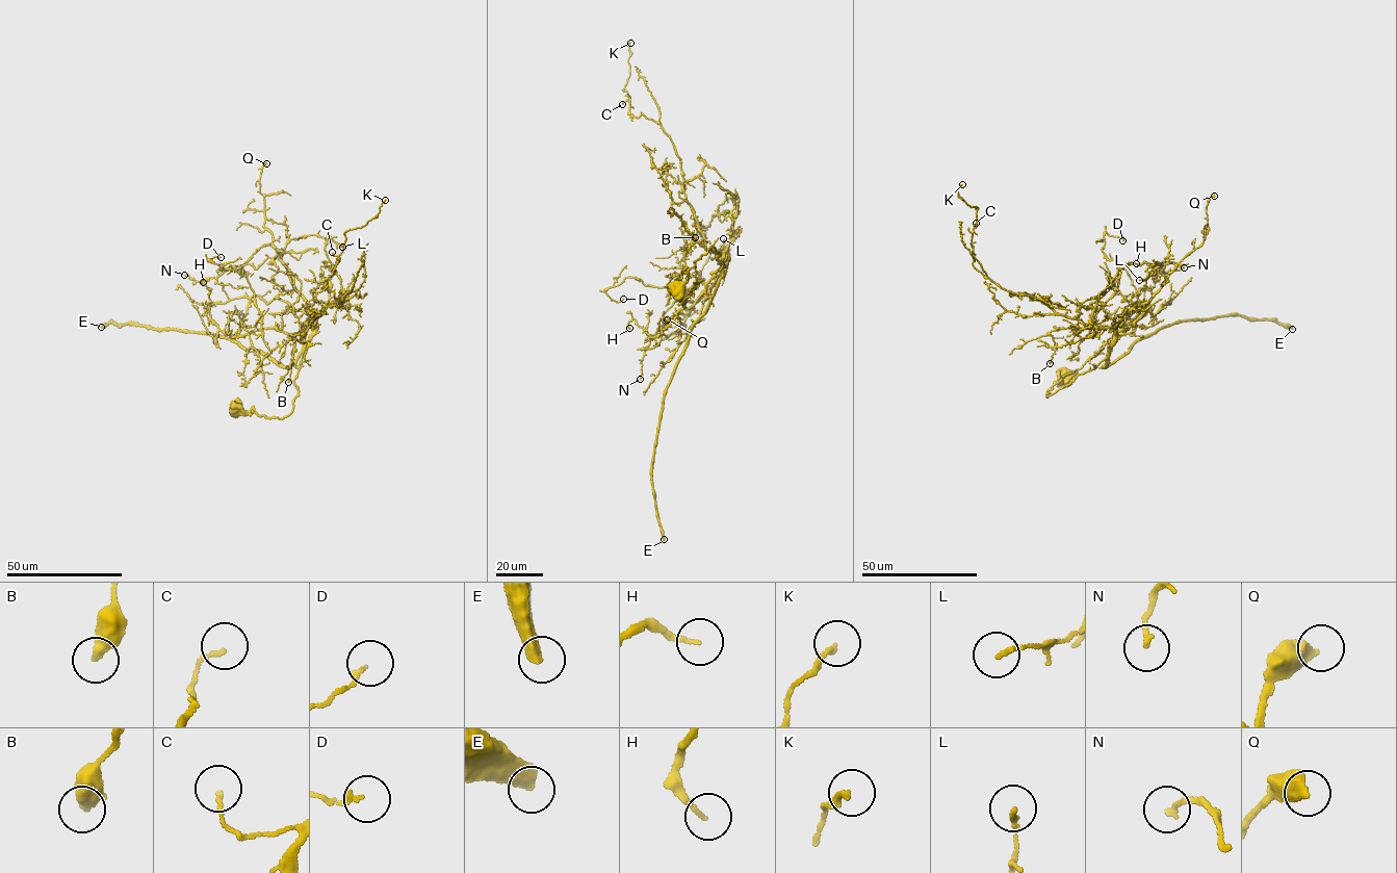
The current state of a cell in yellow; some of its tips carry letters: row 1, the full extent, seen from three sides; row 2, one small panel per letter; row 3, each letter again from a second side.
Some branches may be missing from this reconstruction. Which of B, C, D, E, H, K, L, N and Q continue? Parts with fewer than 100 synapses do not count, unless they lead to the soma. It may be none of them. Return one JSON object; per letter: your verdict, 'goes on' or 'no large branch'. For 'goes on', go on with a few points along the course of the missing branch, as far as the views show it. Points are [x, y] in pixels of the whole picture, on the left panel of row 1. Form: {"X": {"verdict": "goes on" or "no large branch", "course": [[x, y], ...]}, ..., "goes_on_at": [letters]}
{"B": {"verdict": "no large branch"}, "C": {"verdict": "no large branch"}, "D": {"verdict": "no large branch"}, "E": {"verdict": "goes on"}, "H": {"verdict": "no large branch"}, "K": {"verdict": "no large branch"}, "L": {"verdict": "no large branch"}, "N": {"verdict": "no large branch"}, "Q": {"verdict": "no large branch"}, "goes_on_at": ["E"]}

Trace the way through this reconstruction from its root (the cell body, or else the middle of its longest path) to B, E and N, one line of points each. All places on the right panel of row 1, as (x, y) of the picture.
B: (1064, 378), (1048, 396), (1106, 357), (1114, 330), (1100, 325), (1055, 329), (1050, 335), (1056, 349), (1050, 363)
E: (1064, 378), (1048, 396), (1106, 358), (1105, 367), (1137, 340), (1180, 322), (1242, 314), (1273, 318), (1292, 329)
N: (1064, 378), (1048, 396), (1093, 367), (1117, 332), (1141, 317), (1176, 265), (1160, 267), (1165, 273), (1184, 267)

